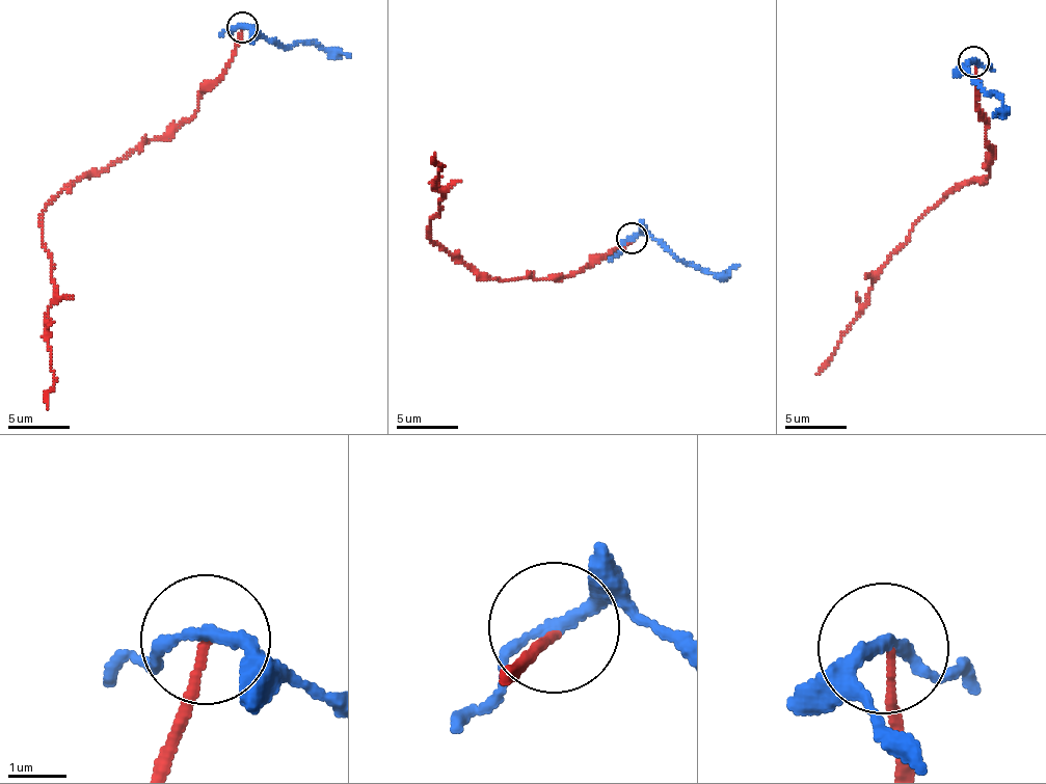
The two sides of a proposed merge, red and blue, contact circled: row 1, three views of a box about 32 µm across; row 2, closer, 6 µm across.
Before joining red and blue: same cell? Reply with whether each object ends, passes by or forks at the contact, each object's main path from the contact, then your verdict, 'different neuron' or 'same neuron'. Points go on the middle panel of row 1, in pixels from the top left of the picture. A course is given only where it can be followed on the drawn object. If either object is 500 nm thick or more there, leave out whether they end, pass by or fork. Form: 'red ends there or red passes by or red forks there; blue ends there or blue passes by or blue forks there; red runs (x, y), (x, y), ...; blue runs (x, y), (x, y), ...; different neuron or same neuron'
red ends there; blue passes by; red runs (631, 240), (548, 278), (477, 276), (430, 239), (441, 195), (434, 153); blue runs (631, 238), (652, 236), (674, 254), (712, 273), (740, 266); different neuron

